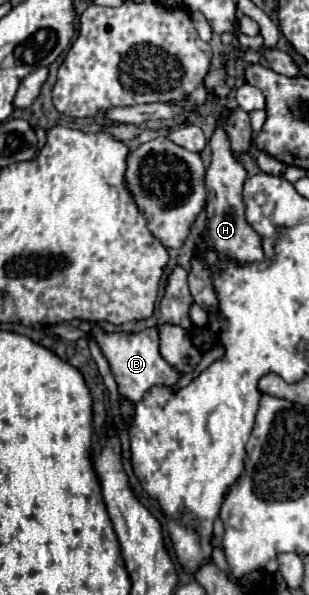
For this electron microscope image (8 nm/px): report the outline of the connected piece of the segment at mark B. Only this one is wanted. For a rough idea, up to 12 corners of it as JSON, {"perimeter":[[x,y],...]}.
{"perimeter":[[51,325],[65,341],[93,337],[111,367],[121,397],[139,401],[149,387],[183,377],[159,353],[159,331],[85,335]]}

